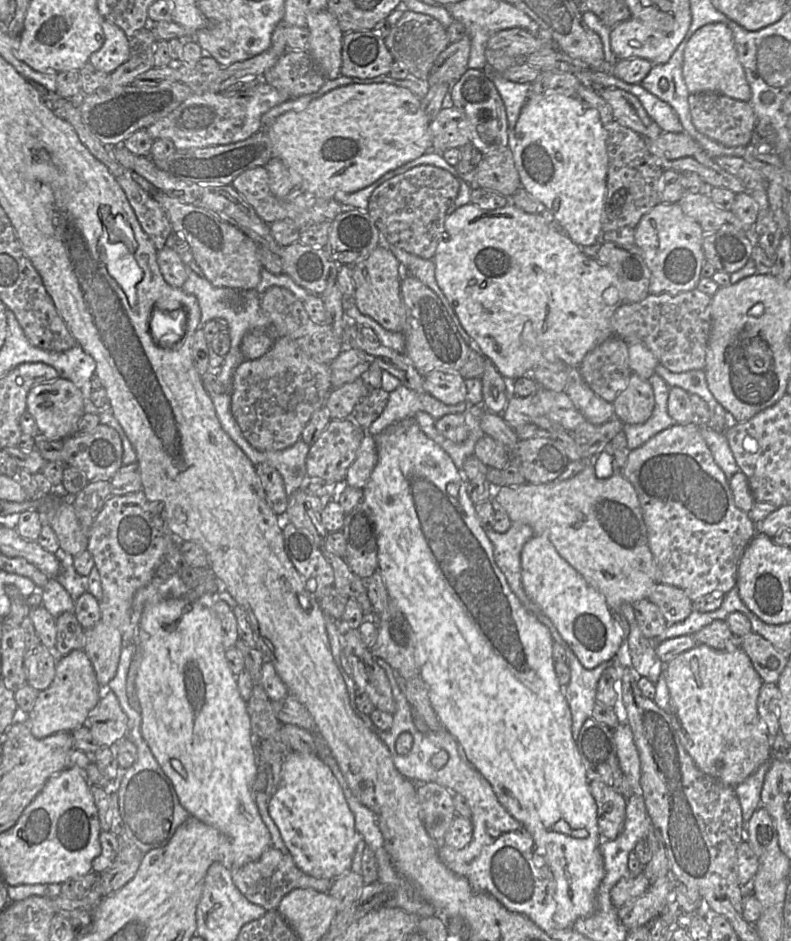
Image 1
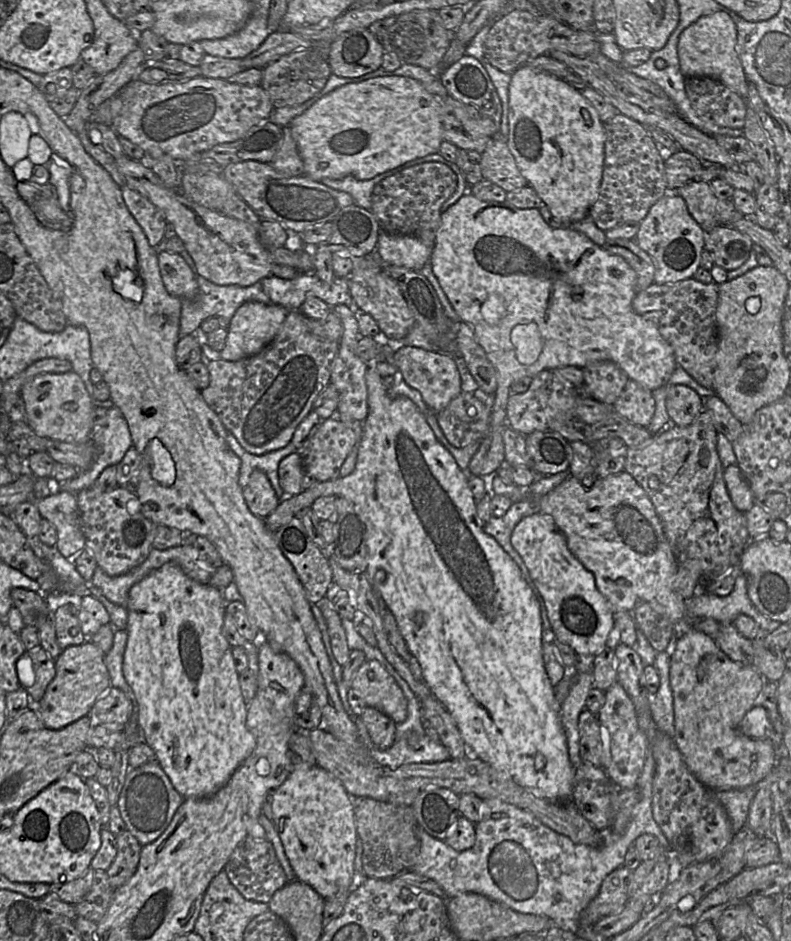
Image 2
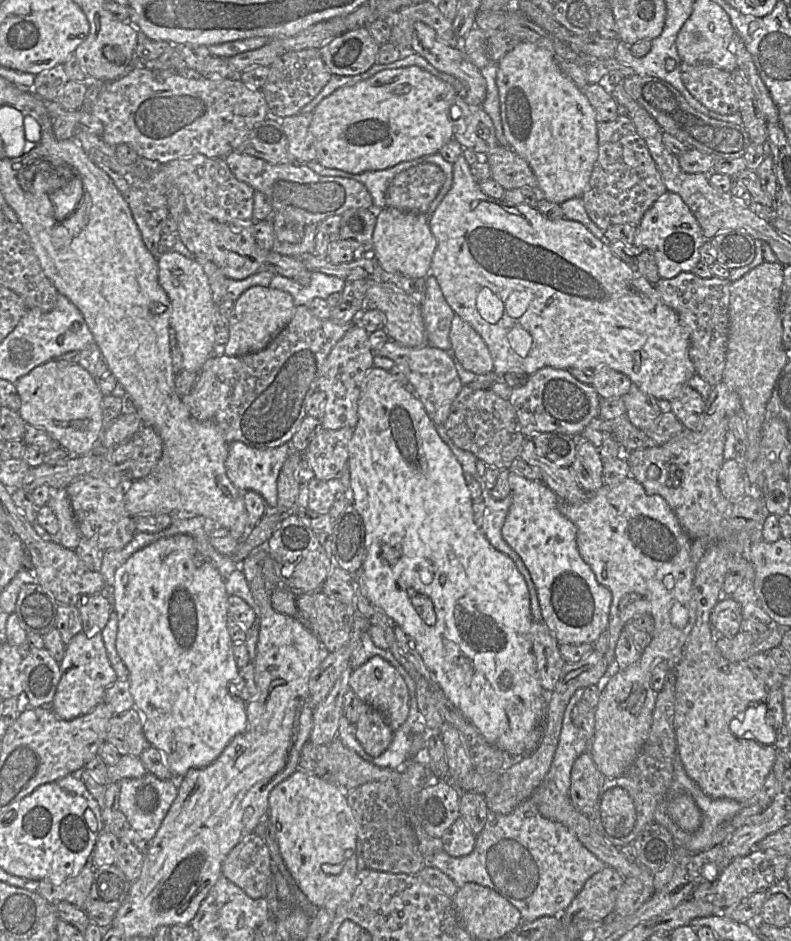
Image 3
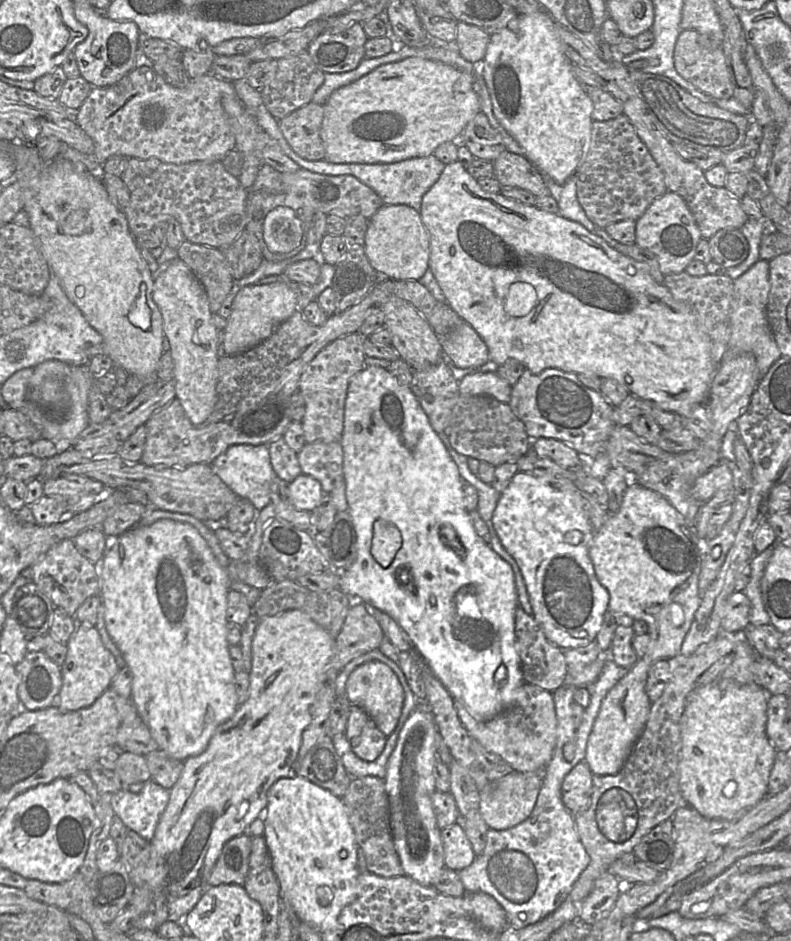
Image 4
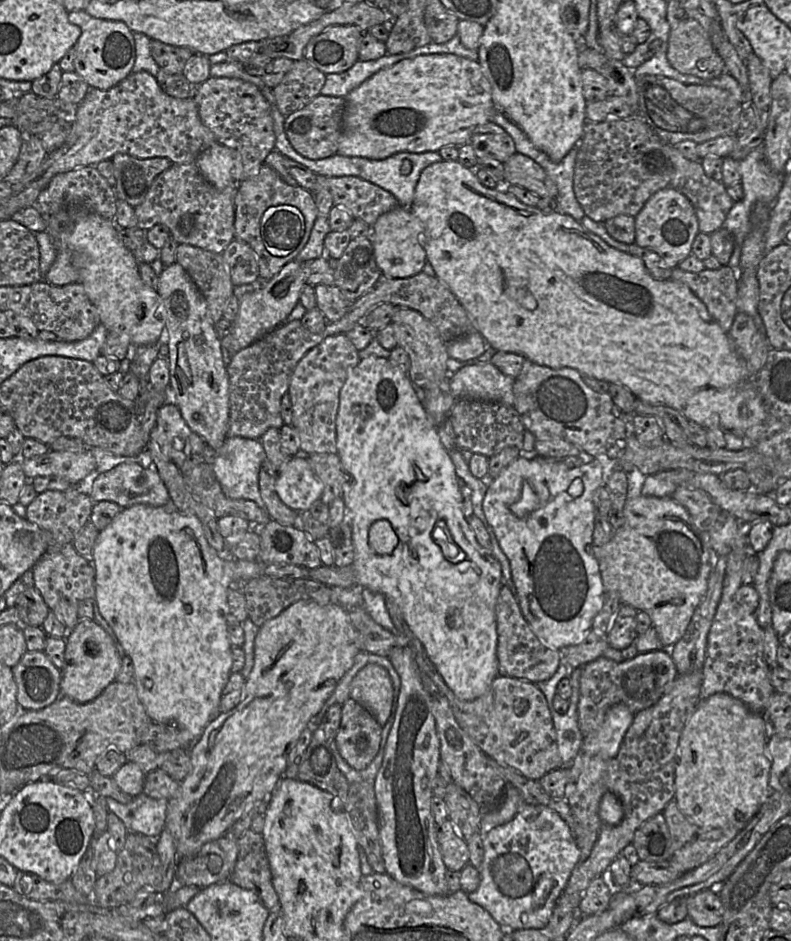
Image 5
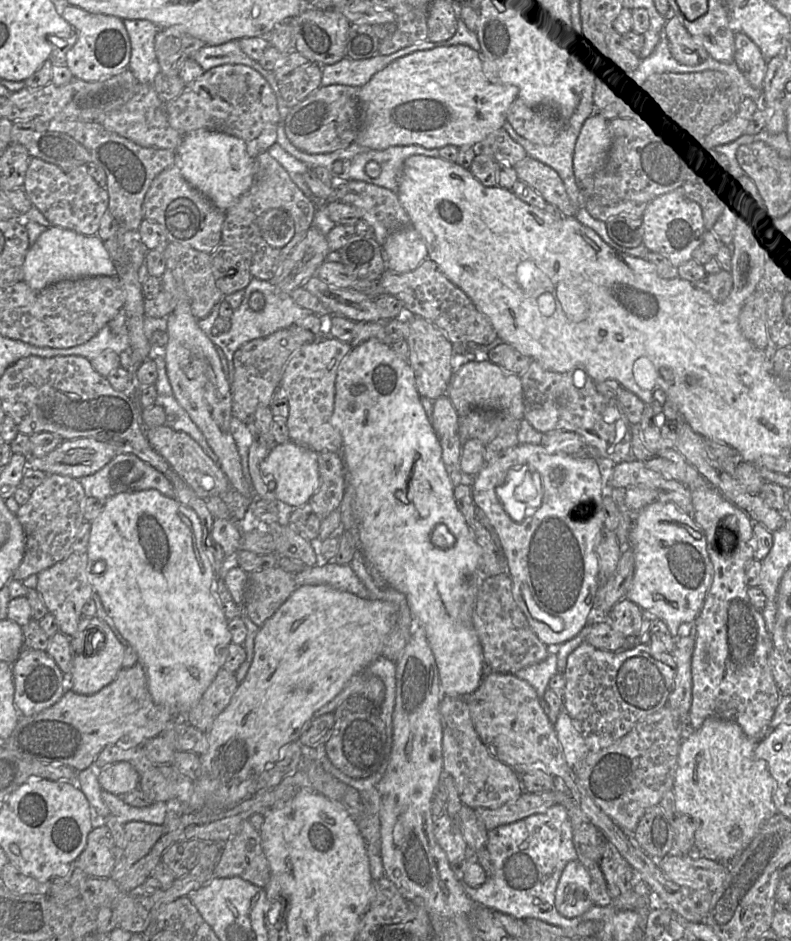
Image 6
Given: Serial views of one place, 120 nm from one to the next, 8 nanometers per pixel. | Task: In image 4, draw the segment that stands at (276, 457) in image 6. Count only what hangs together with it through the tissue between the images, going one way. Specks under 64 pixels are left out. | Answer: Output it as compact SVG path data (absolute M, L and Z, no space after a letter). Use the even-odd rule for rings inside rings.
M300 474L287 485L290 502L300 511L314 510L320 504L324 494L319 481L305 474Z

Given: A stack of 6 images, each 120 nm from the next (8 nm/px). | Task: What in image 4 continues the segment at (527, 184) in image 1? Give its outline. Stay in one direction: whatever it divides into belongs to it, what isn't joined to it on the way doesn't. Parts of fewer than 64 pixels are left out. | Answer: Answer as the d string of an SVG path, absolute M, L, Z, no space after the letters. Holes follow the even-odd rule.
M547 11L519 15L507 27L490 35L484 59L479 65L496 118L524 149L525 157L540 174L546 174L557 183L564 183L575 174L591 141L593 103L576 80L572 66L563 51L557 23Z

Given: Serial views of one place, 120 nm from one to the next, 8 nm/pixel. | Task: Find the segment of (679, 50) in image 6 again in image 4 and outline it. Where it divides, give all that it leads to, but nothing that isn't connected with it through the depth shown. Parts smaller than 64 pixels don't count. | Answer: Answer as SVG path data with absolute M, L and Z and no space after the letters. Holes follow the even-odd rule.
M696 30L680 31L674 48L673 61L677 73L700 91L719 100L734 97L733 85L722 49L703 47L699 43L699 33Z

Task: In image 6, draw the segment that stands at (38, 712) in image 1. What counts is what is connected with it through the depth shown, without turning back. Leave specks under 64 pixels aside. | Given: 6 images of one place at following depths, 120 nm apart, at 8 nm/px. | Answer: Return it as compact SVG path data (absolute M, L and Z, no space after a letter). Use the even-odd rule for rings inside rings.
M96 615L82 617L77 631L70 638L70 641L72 647L72 668L67 676L67 687L77 694L92 695L97 693L111 683L122 669L126 643L111 630L107 623ZM90 629L97 629L104 634L104 644L93 654L86 654L84 649L85 635L86 631Z

